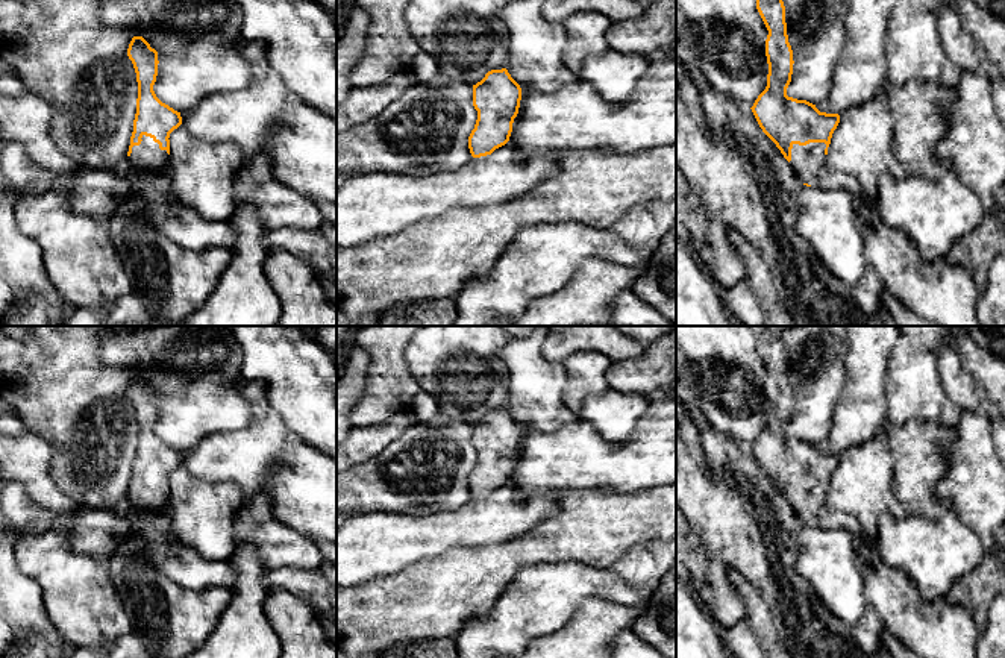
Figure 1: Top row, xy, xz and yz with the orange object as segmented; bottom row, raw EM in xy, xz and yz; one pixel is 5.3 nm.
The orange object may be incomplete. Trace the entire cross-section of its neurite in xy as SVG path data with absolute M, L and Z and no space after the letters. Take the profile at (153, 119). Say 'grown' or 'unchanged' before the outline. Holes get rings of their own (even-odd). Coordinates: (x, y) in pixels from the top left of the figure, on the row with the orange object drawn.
grown | M133 36L127 56L138 82L136 114L127 156L136 170L164 170L168 167L170 133L182 124L182 117L153 91L158 52L142 36Z

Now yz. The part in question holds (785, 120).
grown | M756 0L756 9L769 30L765 56L767 86L750 108L762 132L776 144L803 185L820 190L847 190L855 211L869 217L870 197L849 174L826 167L828 147L840 123L838 114L820 112L816 105L787 96L793 74L793 50L788 42L782 0Z

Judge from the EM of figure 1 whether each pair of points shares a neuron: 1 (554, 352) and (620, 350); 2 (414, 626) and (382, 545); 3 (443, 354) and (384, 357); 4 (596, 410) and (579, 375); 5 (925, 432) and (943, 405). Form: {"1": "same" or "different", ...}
{"1": "same", "2": "different", "3": "different", "4": "different", "5": "different"}

